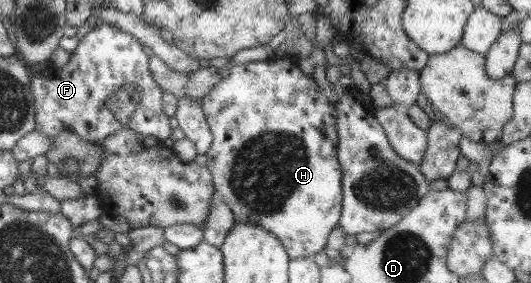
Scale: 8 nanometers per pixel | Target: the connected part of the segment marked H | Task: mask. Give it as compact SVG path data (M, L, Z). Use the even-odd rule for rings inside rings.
M296 56L287 58L270 58L264 62L247 62L244 64L235 64L227 74L227 78L223 78L217 82L210 92L200 99L202 112L205 114L206 122L212 132L212 143L206 152L208 161L206 168L212 175L214 190L220 194L234 216L235 223L241 224L258 224L272 232L281 244L285 247L290 259L301 257L312 258L318 252L321 252L326 246L329 233L338 226L342 211L342 189L343 189L343 173L341 173L341 163L337 160L337 109L335 104L331 104L323 94L319 91L319 86L315 83L313 76L305 75L298 64Z

